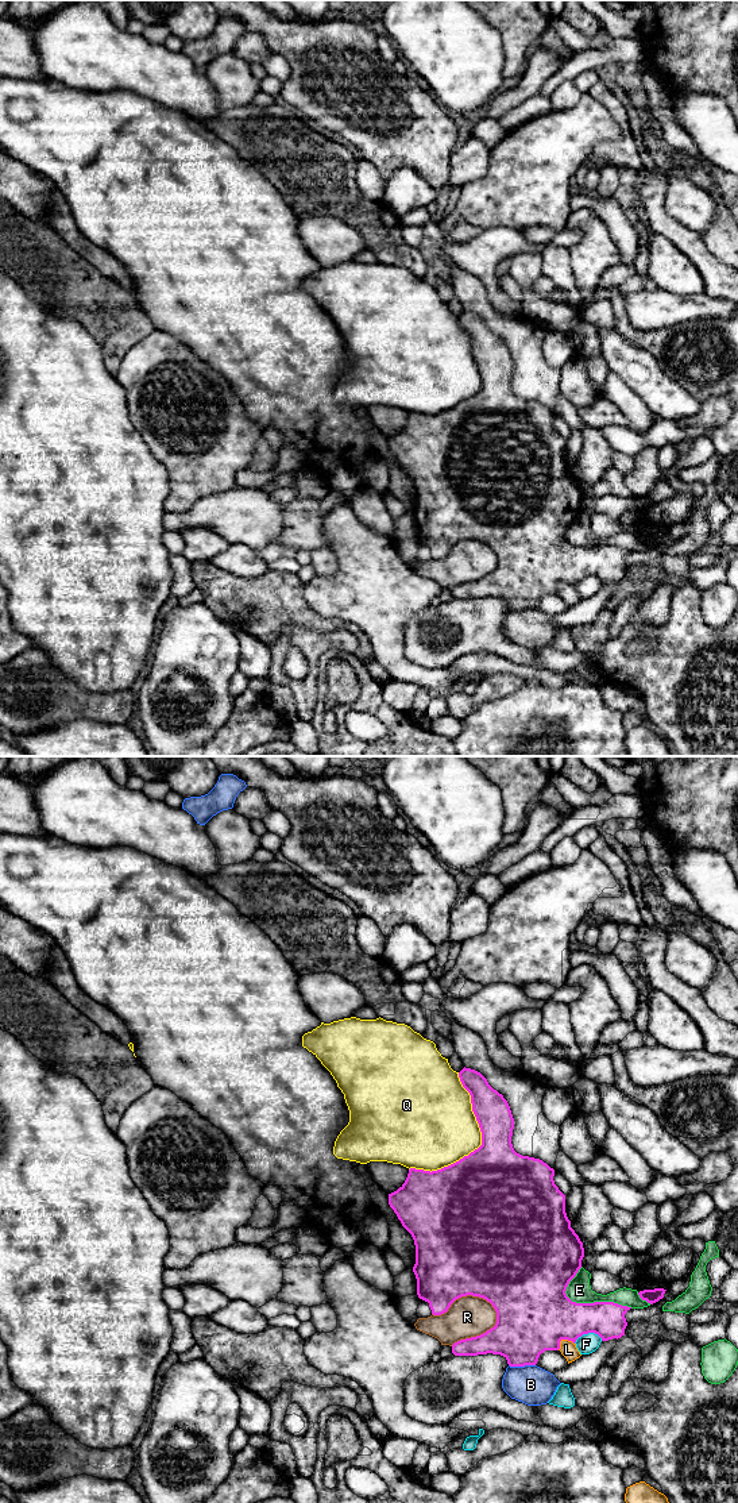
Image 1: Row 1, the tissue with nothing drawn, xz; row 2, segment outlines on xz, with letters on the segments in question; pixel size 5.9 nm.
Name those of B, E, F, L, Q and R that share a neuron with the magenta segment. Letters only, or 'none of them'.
none of them

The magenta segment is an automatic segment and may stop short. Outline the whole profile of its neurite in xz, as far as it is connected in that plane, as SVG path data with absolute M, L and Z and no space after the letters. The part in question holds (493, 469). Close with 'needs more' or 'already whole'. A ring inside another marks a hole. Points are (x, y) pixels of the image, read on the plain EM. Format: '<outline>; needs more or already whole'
M463 312L459 316L460 325L463 331L471 339L472 355L476 361L482 375L482 389L471 396L468 400L464 400L459 405L444 411L437 415L424 415L410 412L405 427L394 436L389 438L389 448L397 458L398 463L401 465L402 470L411 478L416 489L416 508L413 510L413 516L417 523L417 539L420 543L429 547L433 559L441 559L448 555L451 548L467 539L479 540L486 543L492 548L496 555L496 567L494 571L487 574L486 577L460 583L452 589L452 597L455 600L478 600L478 598L501 598L507 604L510 610L525 610L525 609L536 609L538 601L545 594L559 594L560 585L568 583L573 587L579 581L588 577L598 578L602 585L608 585L613 582L621 582L625 579L625 573L627 570L625 558L631 552L627 550L622 550L614 546L594 546L594 547L576 547L572 546L565 535L569 525L576 520L579 513L581 512L581 504L584 501L584 492L583 486L580 485L579 479L571 471L571 465L565 456L565 439L559 433L555 428L553 420L555 413L550 412L546 406L540 402L522 400L517 397L511 388L511 379L514 373L514 362L510 354L507 344L494 334L487 323L478 315L471 312Z; already whole

